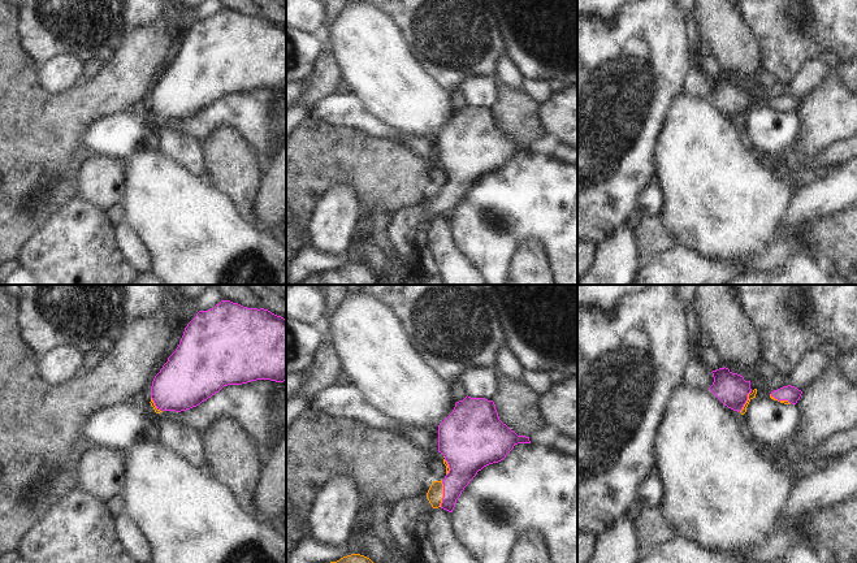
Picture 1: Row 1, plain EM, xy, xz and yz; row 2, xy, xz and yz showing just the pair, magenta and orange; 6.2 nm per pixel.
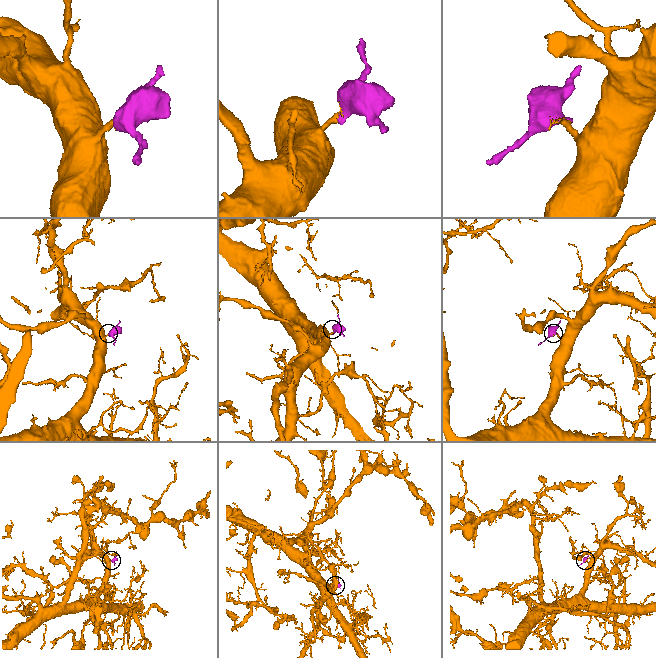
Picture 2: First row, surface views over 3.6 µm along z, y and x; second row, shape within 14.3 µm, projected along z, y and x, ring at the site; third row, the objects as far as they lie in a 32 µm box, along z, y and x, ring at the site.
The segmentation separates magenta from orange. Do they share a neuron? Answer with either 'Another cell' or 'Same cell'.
Same cell

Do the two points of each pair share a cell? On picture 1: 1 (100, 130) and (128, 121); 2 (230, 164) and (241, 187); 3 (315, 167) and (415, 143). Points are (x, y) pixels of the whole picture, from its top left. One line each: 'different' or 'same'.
1: same
2: same
3: different

